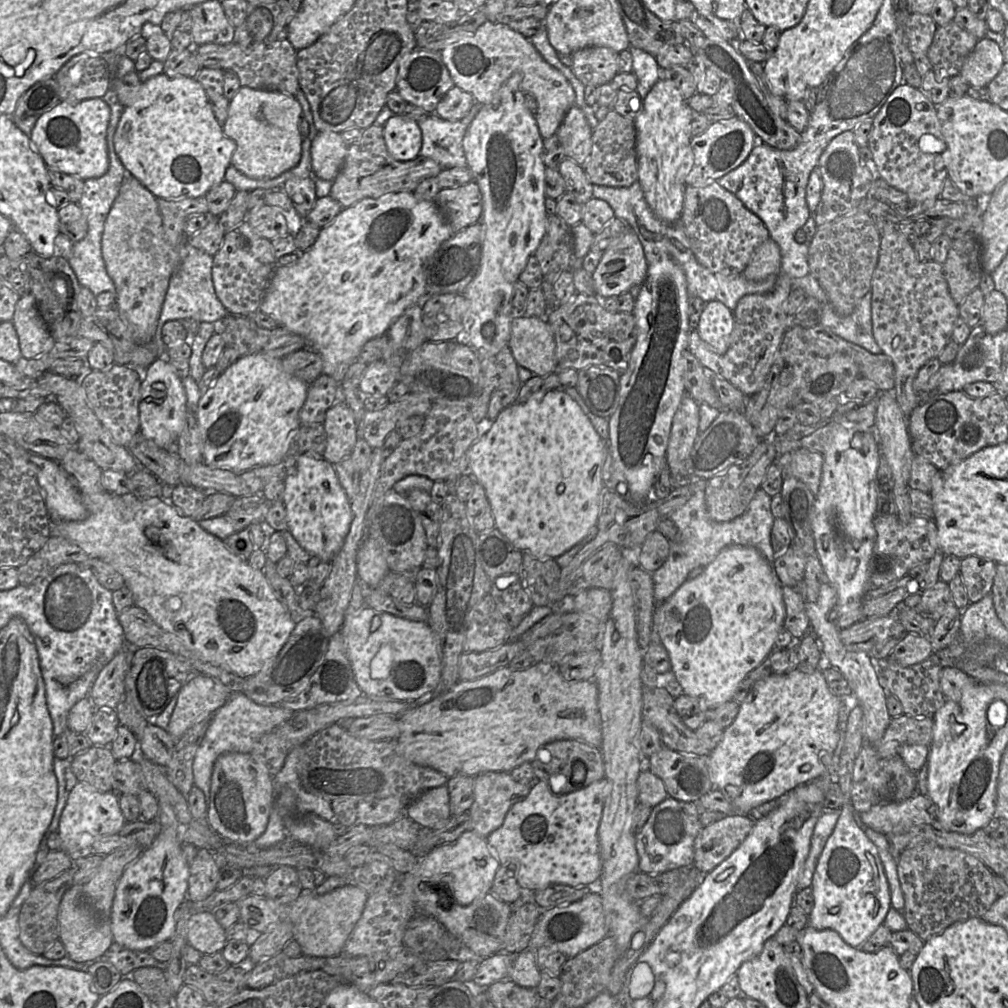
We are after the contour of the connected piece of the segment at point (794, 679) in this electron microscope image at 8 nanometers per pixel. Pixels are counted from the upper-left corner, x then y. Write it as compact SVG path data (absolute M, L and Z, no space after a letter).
M796 669L784 675L771 674L759 679L754 683L748 696L740 704L740 709L736 718L732 724L725 729L722 740L707 756L711 779L715 786L714 789L721 790L730 800L734 809L736 810L736 813L734 814L749 815L754 808L760 806L761 804L771 800L776 800L793 790L795 787L819 778L829 771L832 771L832 756L838 746L840 739L839 716L843 704L844 700L841 697L835 695L828 688L820 669L816 669L811 673L806 673Z

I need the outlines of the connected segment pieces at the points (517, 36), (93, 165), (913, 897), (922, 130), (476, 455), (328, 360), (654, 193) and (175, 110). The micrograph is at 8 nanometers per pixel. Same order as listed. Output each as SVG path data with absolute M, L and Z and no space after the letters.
M487 21L475 32L447 45L440 55L454 85L471 93L475 102L483 105L498 105L503 84L513 73L520 73L521 91L533 94L537 100L535 118L543 139L556 134L566 113L575 105L575 91L567 78L543 59L529 39L507 24Z
M102 98L78 103L60 101L51 110L39 116L29 138L48 168L83 180L99 178L109 168L106 136L110 113L108 104Z
M918 845L903 850L897 859L897 874L904 896L904 918L908 929L923 941L941 933L955 922L982 917L999 898L994 887L995 874L974 856L957 849Z
M897 86L876 113L868 137L874 167L890 186L904 192L910 203L939 198L947 170L943 152L947 145L941 133L936 106L921 89Z
M561 388L538 392L525 402L513 402L503 409L484 429L466 453L466 470L479 483L486 494L497 528L509 542L522 553L527 552L540 559L556 559L579 543L596 525L600 496L603 487L601 470L605 458L605 443L579 405Z
M408 191L363 198L343 208L331 223L321 228L315 243L308 250L299 252L294 264L277 265L259 311L276 319L280 326L301 335L308 344L307 348L321 356L322 374L341 383L348 368L357 361L363 345L385 334L405 309L415 303L421 304L428 296L425 264L452 235L434 200L421 200Z
M660 78L642 100L642 108L634 119L636 129L636 153L638 182L641 185L644 198L652 212L662 221L675 224L680 219L684 192L686 188L685 179L693 165L693 153L691 148L691 122L695 111L688 105L670 80Z
M164 73L142 83L134 102L126 107L120 116L115 134L114 148L124 168L147 188L156 198L181 200L205 195L211 188L224 180L226 169L231 165L235 142L223 133L223 127L215 118L210 102L202 86L193 78L186 76L168 77Z

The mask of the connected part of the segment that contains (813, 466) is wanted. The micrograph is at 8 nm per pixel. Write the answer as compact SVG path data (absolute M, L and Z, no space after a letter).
M799 449L780 456L774 462L781 466L782 477L784 472L790 473L806 484L811 493L817 494L823 465L823 455L821 453Z

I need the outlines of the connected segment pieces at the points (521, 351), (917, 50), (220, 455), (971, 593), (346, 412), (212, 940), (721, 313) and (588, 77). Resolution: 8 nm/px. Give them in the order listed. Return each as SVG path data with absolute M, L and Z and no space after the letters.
M514 317L510 324L508 347L517 365L536 376L557 371L555 341L545 318Z
M913 13L905 24L904 34L913 57L927 54L937 25L931 15Z
M265 353L241 356L199 400L197 419L202 462L232 472L280 463L293 434L301 426L299 412L307 390L306 382L284 370L282 358Z
M977 555L961 559L960 571L969 601L977 602L990 593L994 583L997 563Z
M335 401L328 409L323 427L327 435L323 458L336 464L350 457L357 441L357 429L353 411L345 401Z
M198 912L187 921L187 943L202 954L221 952L226 944L225 929L212 912Z
M720 301L705 303L697 325L700 337L717 353L725 353L733 330L733 311Z
M589 46L571 54L573 74L585 85L610 83L618 74L619 52L608 47Z

